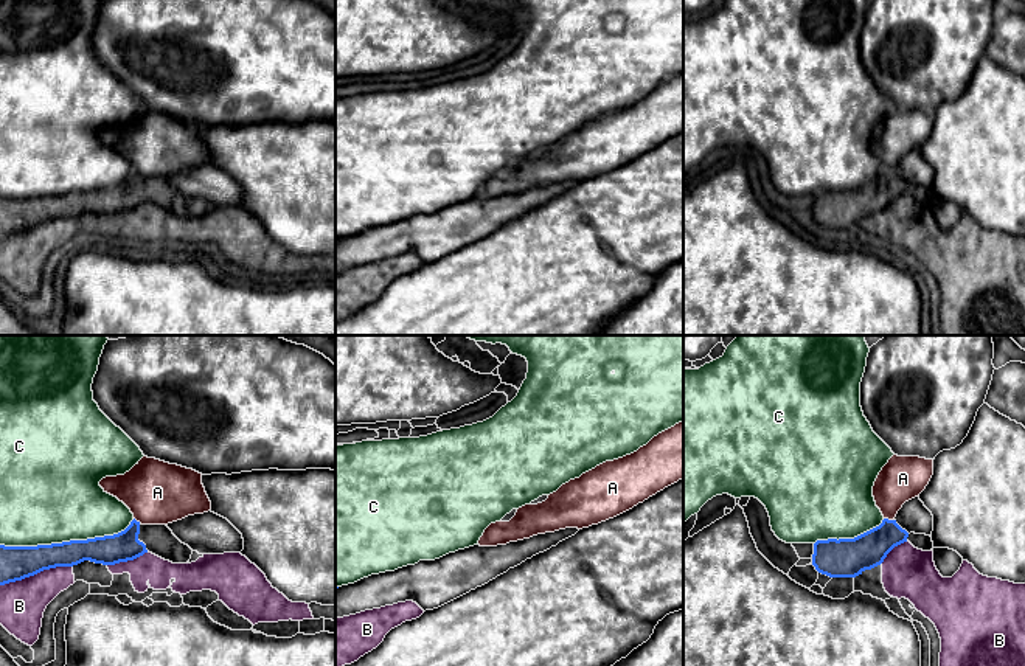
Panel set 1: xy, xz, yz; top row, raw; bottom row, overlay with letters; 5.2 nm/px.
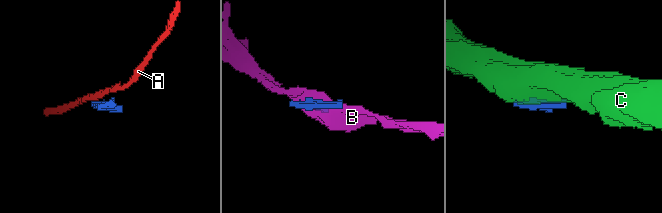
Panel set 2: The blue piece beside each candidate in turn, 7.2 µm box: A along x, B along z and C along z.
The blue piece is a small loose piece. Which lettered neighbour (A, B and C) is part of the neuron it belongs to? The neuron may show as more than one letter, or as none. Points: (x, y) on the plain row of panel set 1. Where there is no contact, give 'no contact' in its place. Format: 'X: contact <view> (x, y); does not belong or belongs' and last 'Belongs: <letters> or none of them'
A: contact yz (887, 171); does not belong
B: contact xy (36, 225); does not belong
C: contact xy (67, 194); does not belong
Belongs: none of them

